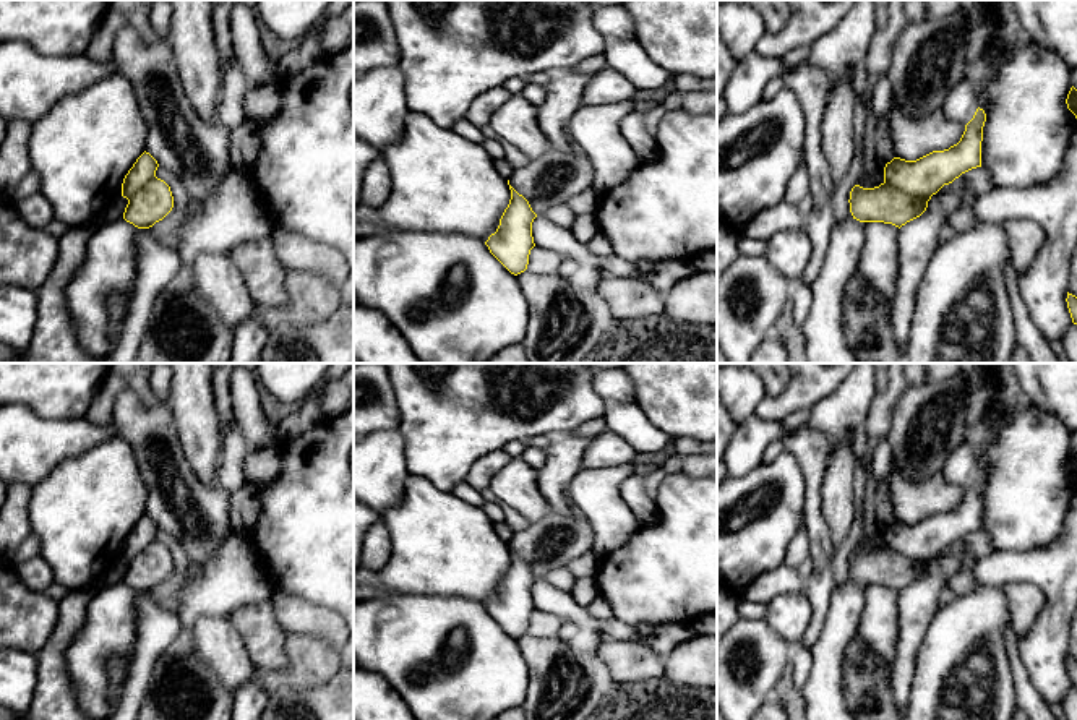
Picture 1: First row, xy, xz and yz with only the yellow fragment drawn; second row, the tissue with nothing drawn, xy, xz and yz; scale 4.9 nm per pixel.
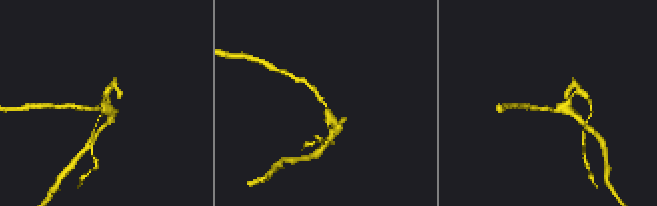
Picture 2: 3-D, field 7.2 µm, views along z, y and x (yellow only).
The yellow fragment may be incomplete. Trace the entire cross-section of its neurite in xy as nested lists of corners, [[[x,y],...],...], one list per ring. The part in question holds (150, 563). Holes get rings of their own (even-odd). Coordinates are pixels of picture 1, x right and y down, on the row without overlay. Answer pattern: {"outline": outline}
{"outline": [[[143,516],[122,546],[122,559],[128,563],[123,582],[138,592],[149,592],[174,571],[170,550],[156,540],[159,527]]]}

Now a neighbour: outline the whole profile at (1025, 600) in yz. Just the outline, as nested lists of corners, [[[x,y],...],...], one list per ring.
[[[1007,582],[1004,590],[1009,603],[1010,628],[1019,641],[1045,608],[1046,595],[1035,582]]]

